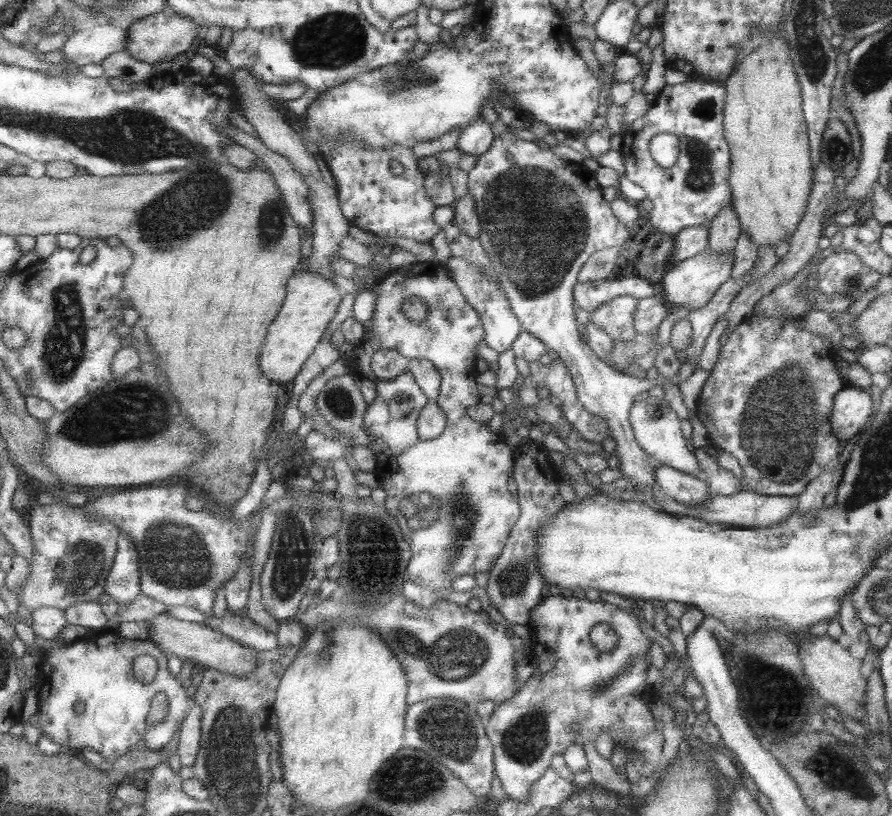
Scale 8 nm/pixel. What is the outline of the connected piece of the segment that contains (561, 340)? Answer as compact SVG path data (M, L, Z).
M507 126L499 137L493 139L489 148L476 157L468 172L468 193L473 197L479 220L477 241L490 260L493 272L497 274L498 286L504 292L521 330L537 338L553 357L566 366L574 384L575 396L583 410L599 416L607 424L608 437L615 442L614 452L619 460L621 476L635 484L633 489L638 501L659 511L660 506L653 502L655 494L659 494L653 488L657 462L638 447L627 415L637 394L648 391L653 386L661 386L661 382L657 379L639 379L633 373L619 371L595 357L581 340L572 309L573 286L577 284L577 274L586 259L603 248L621 248L627 236L633 234L627 232L626 226L613 217L609 203L601 195L601 186L594 180L593 172L557 157L550 149L539 149L535 142L515 138L509 133L509 129Z

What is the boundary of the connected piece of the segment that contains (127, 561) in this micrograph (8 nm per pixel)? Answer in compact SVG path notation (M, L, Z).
M120 533L119 550L108 574L106 593L111 601L129 605L141 595L140 554L133 537Z

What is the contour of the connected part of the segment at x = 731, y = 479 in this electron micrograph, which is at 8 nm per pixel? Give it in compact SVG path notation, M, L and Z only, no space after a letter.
M703 447L692 450L692 453L698 464L698 472L702 474L702 479L706 482L711 495L730 496L741 491L738 478L723 470Z

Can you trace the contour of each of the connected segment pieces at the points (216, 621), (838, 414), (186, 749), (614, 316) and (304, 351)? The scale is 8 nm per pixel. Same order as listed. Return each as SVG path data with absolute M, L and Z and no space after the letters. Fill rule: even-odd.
M227 611L221 618L215 618L214 615L207 617L205 623L217 632L230 636L231 640L255 650L268 651L278 647L277 633L269 632L247 616L234 615Z
M852 383L846 385L833 397L829 415L830 433L843 444L860 432L869 416L869 393Z
M195 704L180 729L176 754L182 767L193 767L196 764L203 742L202 719L203 710Z
M628 295L606 300L590 312L588 322L592 322L595 328L602 330L608 338L611 338L612 343L633 341L636 335L632 325L635 301Z
M311 272L299 274L289 282L284 305L269 327L264 346L261 347L260 365L265 375L280 384L293 381L315 352L331 320L337 316L343 294L334 282Z

